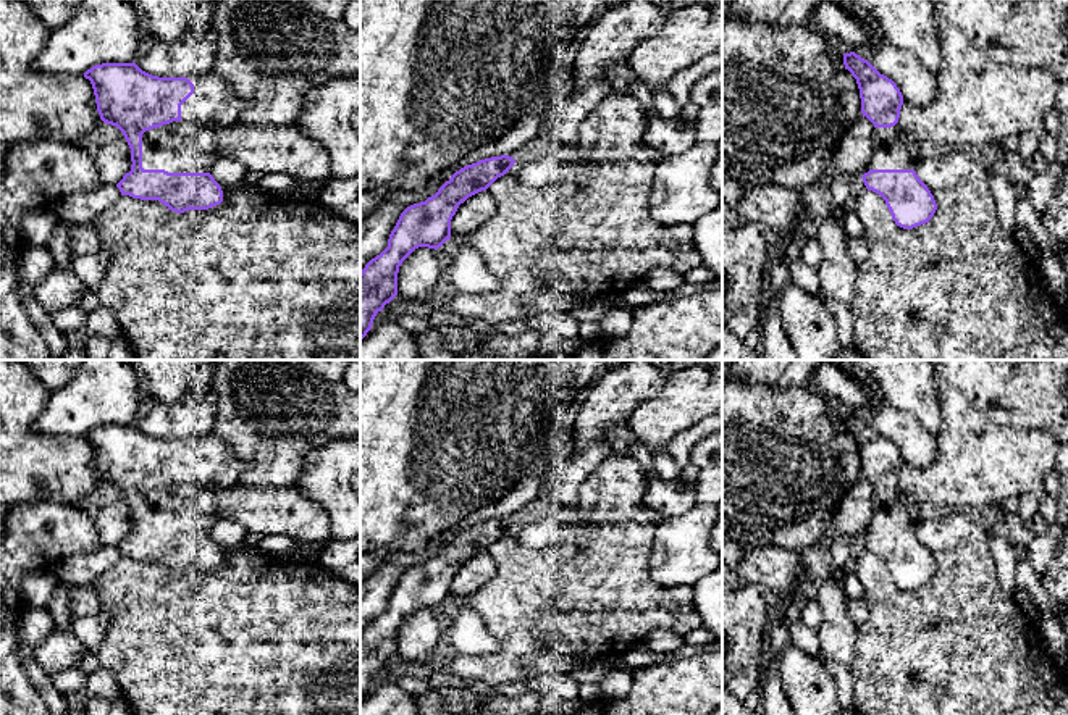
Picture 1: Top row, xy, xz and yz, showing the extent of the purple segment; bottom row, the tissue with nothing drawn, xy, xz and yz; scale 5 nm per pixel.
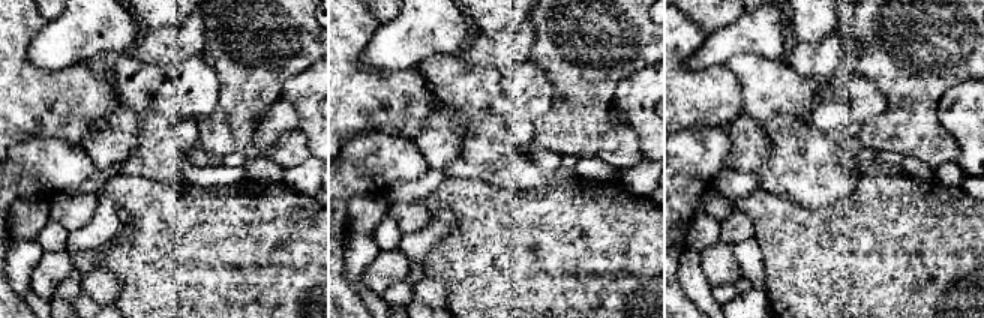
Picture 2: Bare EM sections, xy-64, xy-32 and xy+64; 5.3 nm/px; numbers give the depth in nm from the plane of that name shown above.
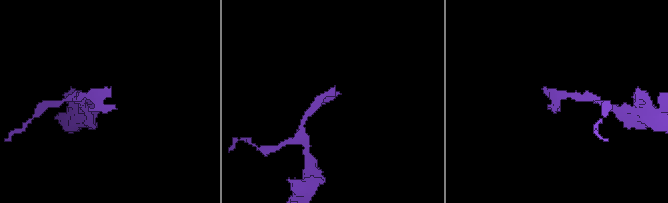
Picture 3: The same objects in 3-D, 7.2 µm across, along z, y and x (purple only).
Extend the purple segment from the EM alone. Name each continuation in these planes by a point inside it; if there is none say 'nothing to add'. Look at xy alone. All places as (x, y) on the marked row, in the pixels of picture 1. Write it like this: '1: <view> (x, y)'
1: xy (214, 99)

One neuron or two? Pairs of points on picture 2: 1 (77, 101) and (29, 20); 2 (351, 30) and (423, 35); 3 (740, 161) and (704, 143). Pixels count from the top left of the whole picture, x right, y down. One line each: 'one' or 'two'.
1: one
2: two
3: two

